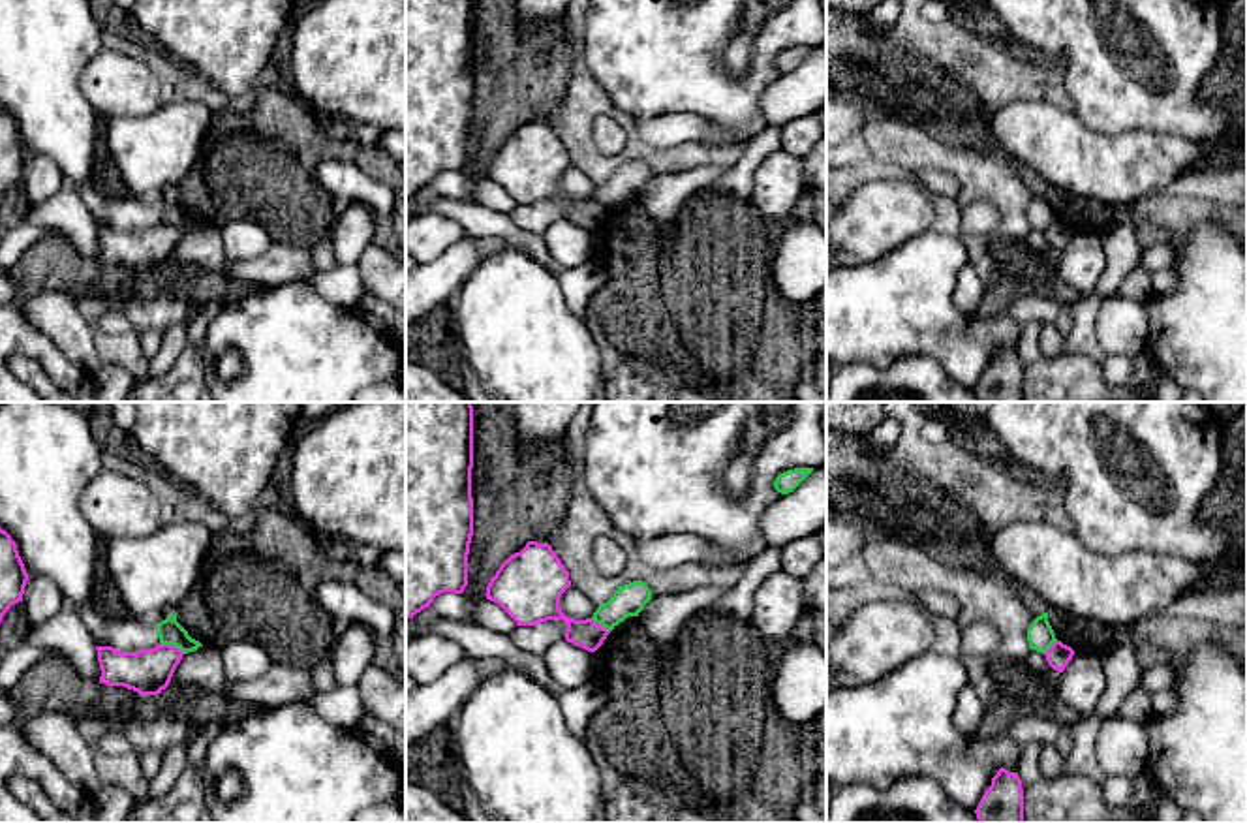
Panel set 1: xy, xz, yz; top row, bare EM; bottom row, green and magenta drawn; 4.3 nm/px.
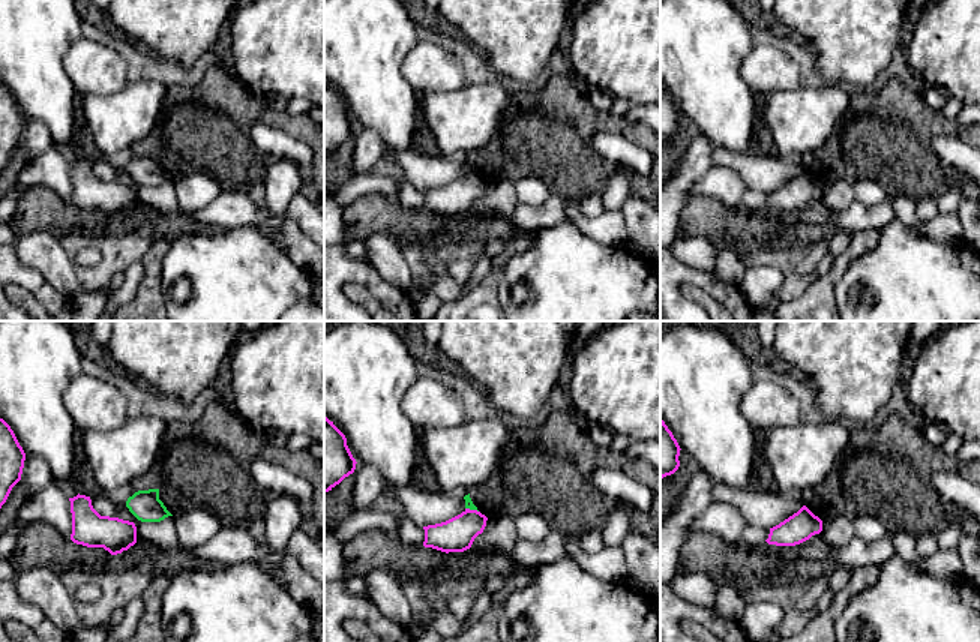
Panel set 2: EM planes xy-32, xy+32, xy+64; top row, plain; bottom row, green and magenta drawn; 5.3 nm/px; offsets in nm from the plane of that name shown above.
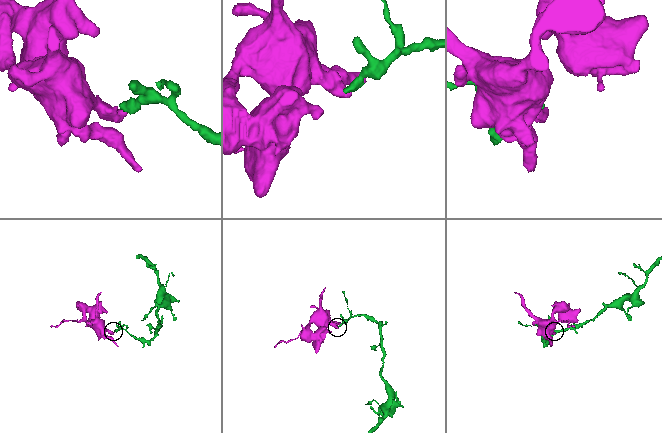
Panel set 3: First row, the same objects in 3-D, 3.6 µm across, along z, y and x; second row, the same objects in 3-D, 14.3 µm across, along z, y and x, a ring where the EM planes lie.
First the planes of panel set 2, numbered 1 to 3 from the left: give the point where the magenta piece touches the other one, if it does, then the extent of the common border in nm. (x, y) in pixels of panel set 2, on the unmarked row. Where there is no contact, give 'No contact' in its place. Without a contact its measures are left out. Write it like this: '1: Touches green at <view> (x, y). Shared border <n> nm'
1: No contact
2: Touches green at xy+32 (471, 173). Shared border 80 nm
3: No contact

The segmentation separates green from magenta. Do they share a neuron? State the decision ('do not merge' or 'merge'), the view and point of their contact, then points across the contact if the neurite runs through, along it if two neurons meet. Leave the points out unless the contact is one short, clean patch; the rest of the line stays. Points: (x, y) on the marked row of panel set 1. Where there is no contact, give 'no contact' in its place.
do not merge | xy (173, 645) | along xy (160, 641), (184, 652)

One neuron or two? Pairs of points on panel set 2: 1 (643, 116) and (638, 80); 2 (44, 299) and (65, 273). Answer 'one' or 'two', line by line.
1: two
2: two

